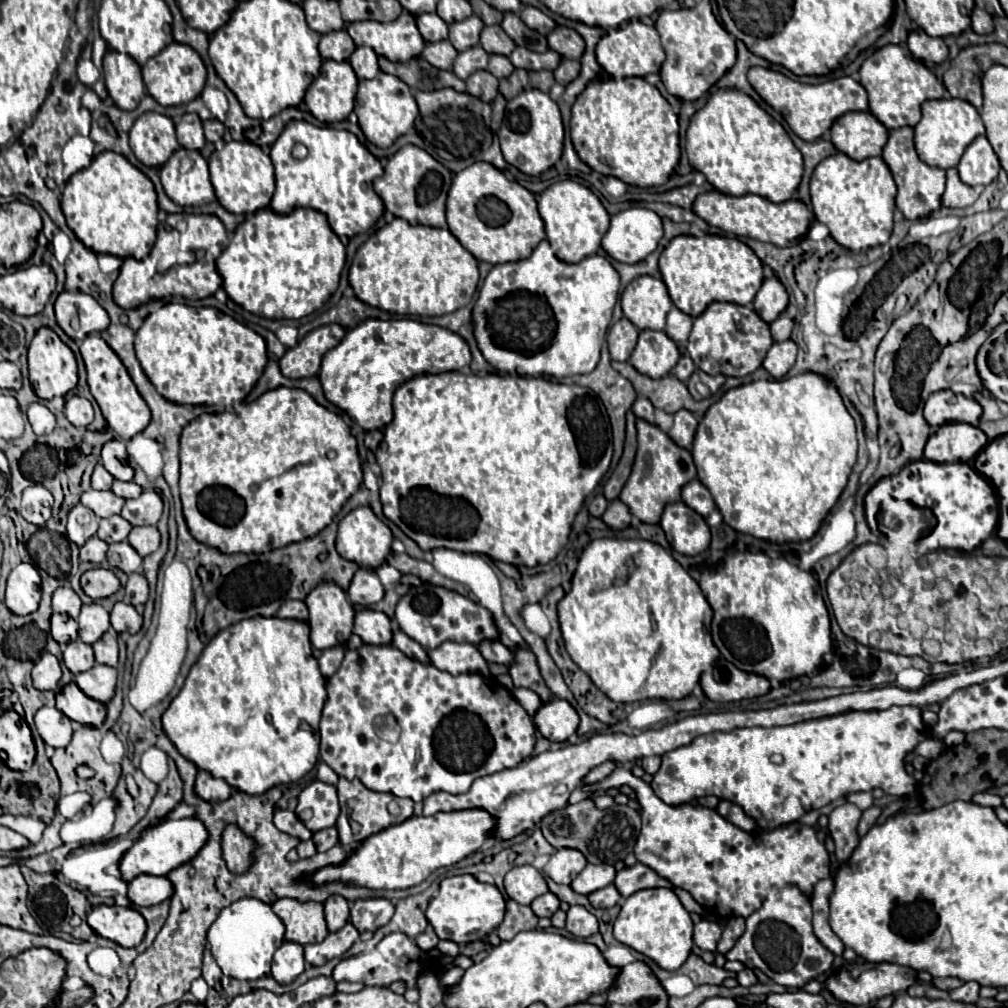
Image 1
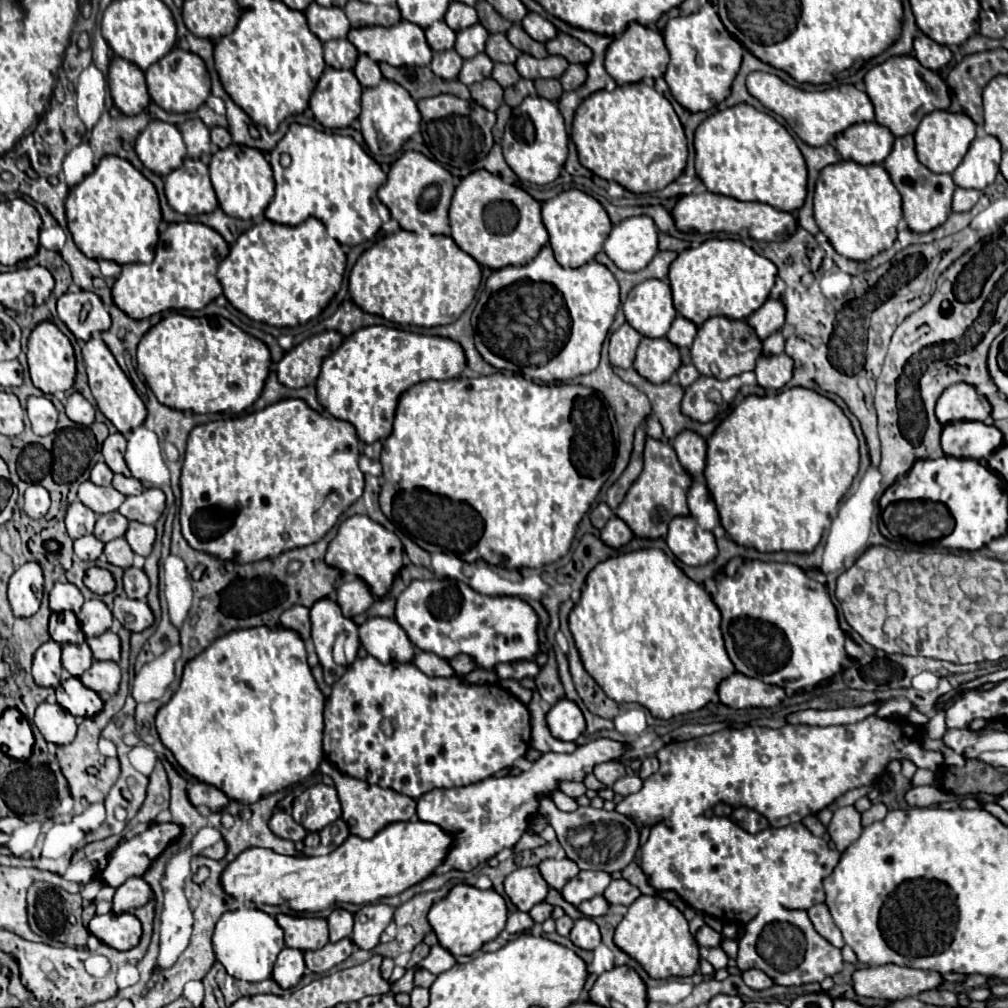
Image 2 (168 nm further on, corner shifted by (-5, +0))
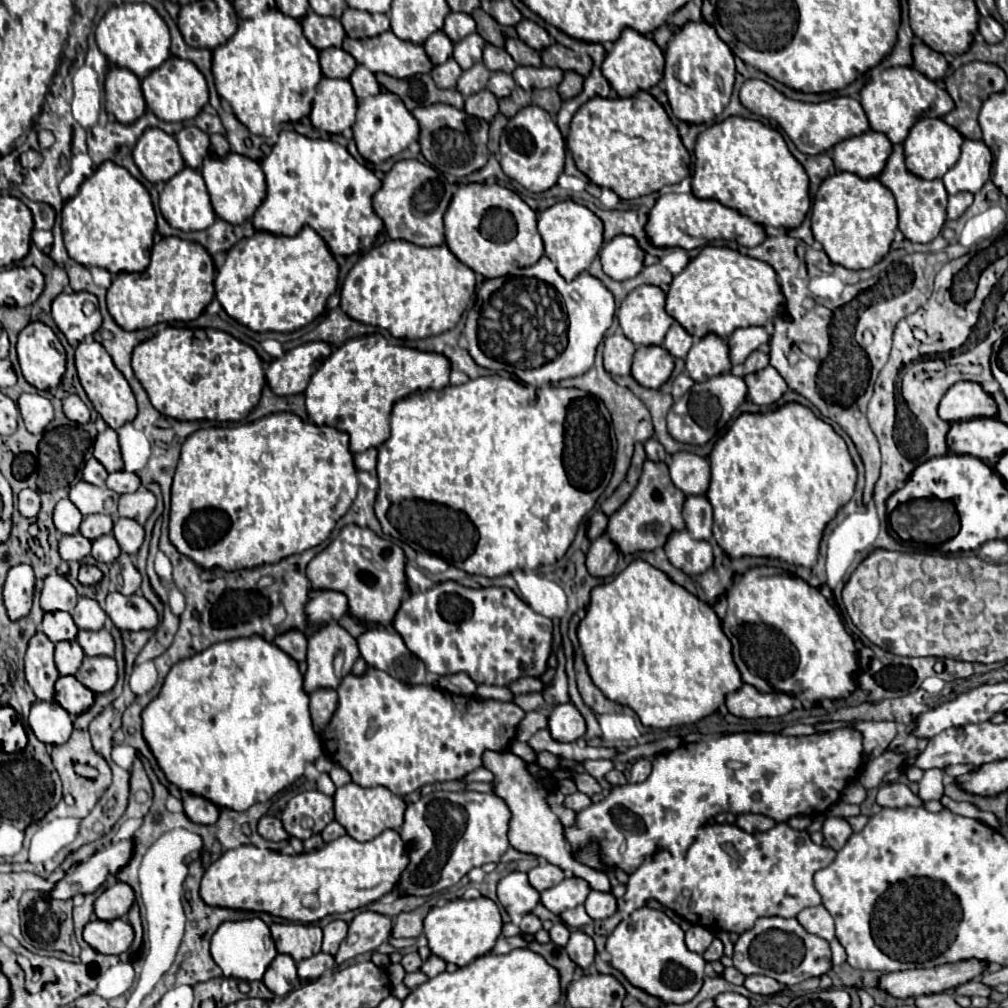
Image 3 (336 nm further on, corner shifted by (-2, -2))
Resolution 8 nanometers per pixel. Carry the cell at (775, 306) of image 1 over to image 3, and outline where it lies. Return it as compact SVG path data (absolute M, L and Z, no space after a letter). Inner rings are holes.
M738 328L728 340L728 352L732 358L732 368L742 364L748 354L758 350L768 342L766 328Z

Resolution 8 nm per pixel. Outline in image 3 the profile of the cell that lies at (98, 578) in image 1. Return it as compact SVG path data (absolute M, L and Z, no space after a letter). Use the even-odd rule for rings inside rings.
M82 564L80 566L80 574L78 574L78 580L86 586L92 586L92 584L98 584L102 580L102 572L96 568L96 566L86 566Z

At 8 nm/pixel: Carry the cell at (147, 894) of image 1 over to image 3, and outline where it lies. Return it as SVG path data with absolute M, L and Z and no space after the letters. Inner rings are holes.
M114 882L108 886L96 900L94 900L94 914L98 920L112 922L128 914L130 906L134 904L134 892L124 882Z

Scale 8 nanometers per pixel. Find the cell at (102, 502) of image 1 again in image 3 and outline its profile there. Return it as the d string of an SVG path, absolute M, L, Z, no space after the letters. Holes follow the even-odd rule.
M84 480L72 484L70 488L70 500L72 504L84 514L106 514L116 516L118 508L118 494L108 490L106 486L92 486Z

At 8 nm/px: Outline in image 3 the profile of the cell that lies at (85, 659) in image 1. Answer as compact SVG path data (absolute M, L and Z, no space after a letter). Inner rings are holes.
M76 640L68 642L56 642L56 668L64 674L76 674L84 658L84 652Z

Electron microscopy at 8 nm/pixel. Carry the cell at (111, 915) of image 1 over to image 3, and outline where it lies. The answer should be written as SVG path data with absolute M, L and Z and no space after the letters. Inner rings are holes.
M94 920L84 928L84 940L100 954L122 954L134 940L134 930L124 920Z

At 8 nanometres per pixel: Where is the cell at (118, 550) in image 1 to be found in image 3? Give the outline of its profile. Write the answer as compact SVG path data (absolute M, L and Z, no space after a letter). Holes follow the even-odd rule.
M104 534L92 542L92 556L98 562L110 564L118 558L118 554L120 554L120 546L112 534Z

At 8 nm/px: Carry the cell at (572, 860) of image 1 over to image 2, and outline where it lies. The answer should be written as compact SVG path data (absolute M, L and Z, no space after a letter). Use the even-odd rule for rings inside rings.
M567 856L561 860L547 858L537 868L539 868L541 876L545 878L545 882L555 890L561 890L571 878L575 878L579 874L579 866L573 860L569 860Z

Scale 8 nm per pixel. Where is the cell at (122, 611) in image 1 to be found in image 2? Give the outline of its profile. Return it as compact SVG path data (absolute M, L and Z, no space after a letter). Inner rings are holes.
M115 598L115 608L113 616L127 628L129 632L143 632L153 624L153 612L151 608L141 602L141 600L131 600L131 598Z

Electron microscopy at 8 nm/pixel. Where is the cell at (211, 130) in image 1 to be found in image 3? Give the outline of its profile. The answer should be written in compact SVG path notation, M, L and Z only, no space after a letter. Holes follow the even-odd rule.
M212 134L212 136L210 136L210 142L212 142L212 150L214 150L218 156L226 156L226 154L230 152L228 140L226 140L222 134Z

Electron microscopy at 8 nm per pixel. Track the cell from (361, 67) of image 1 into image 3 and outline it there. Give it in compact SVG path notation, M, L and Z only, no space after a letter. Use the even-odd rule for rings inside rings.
M358 64L356 70L352 72L350 84L352 84L354 94L356 94L358 98L368 98L368 96L374 96L374 94L380 92L378 80L376 80L374 74L372 74L366 66L362 66L362 64Z

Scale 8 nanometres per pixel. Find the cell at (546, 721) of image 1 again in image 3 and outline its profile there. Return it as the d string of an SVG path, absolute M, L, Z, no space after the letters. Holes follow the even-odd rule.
M572 702L558 704L548 716L548 730L558 742L574 742L586 734L586 722Z

